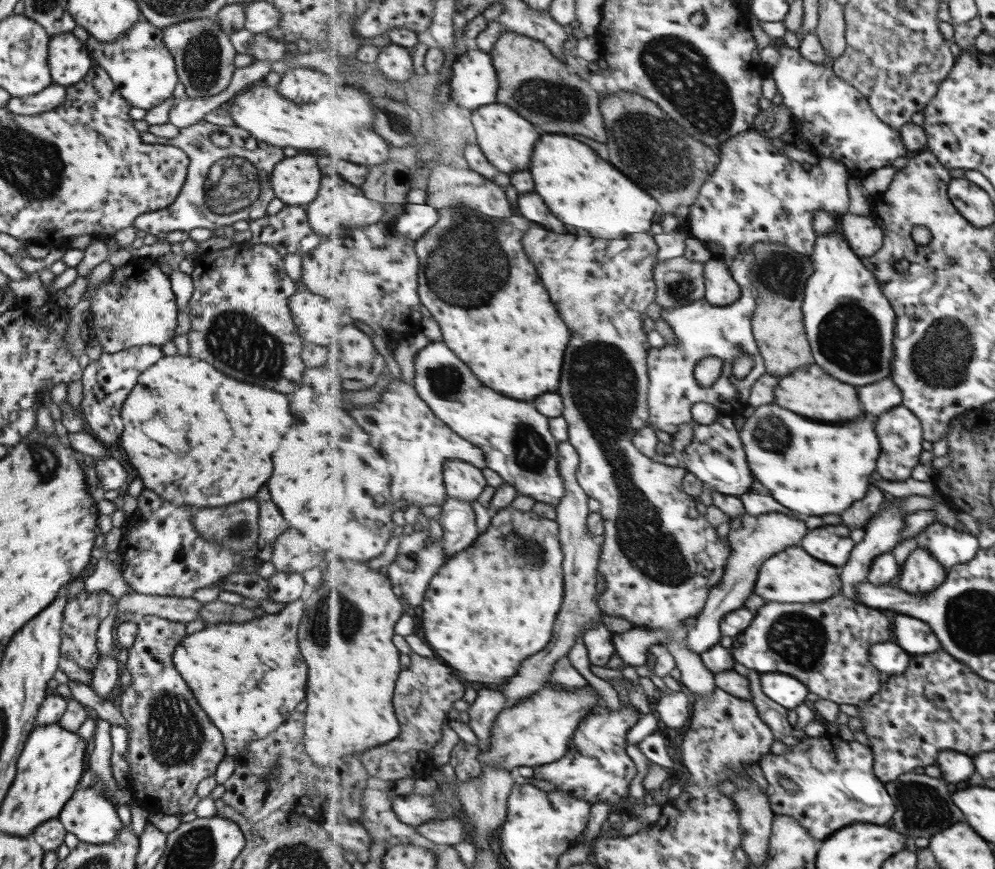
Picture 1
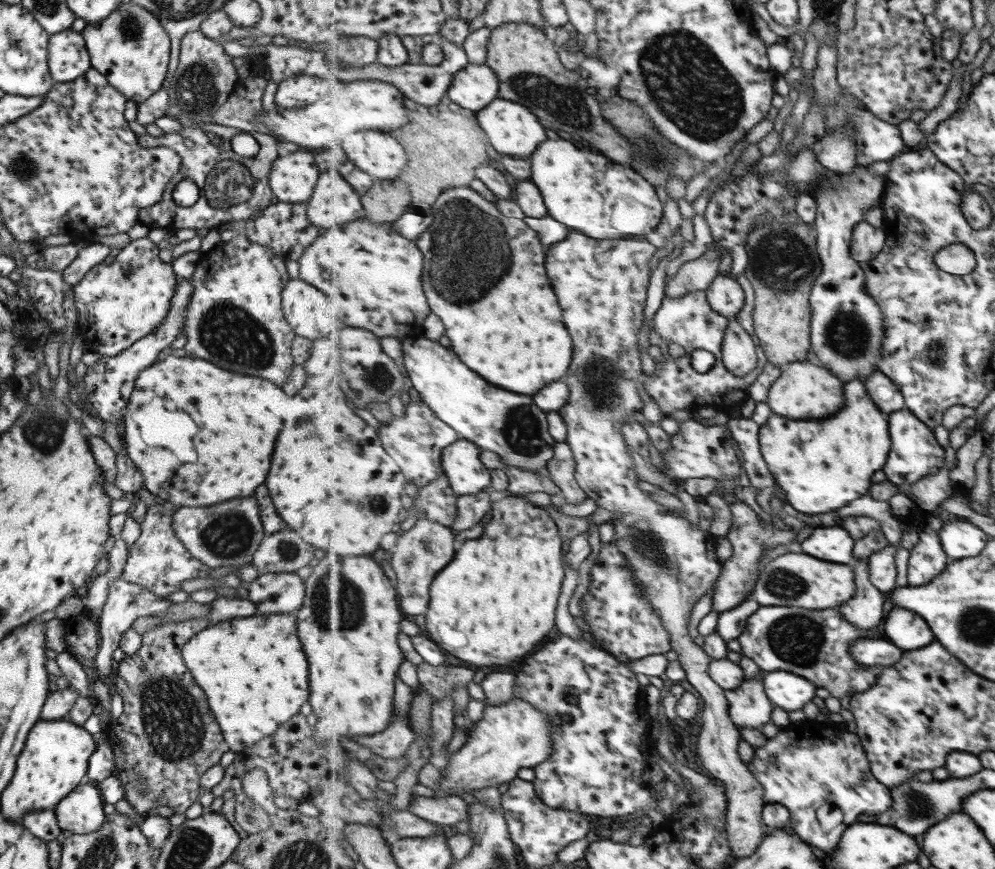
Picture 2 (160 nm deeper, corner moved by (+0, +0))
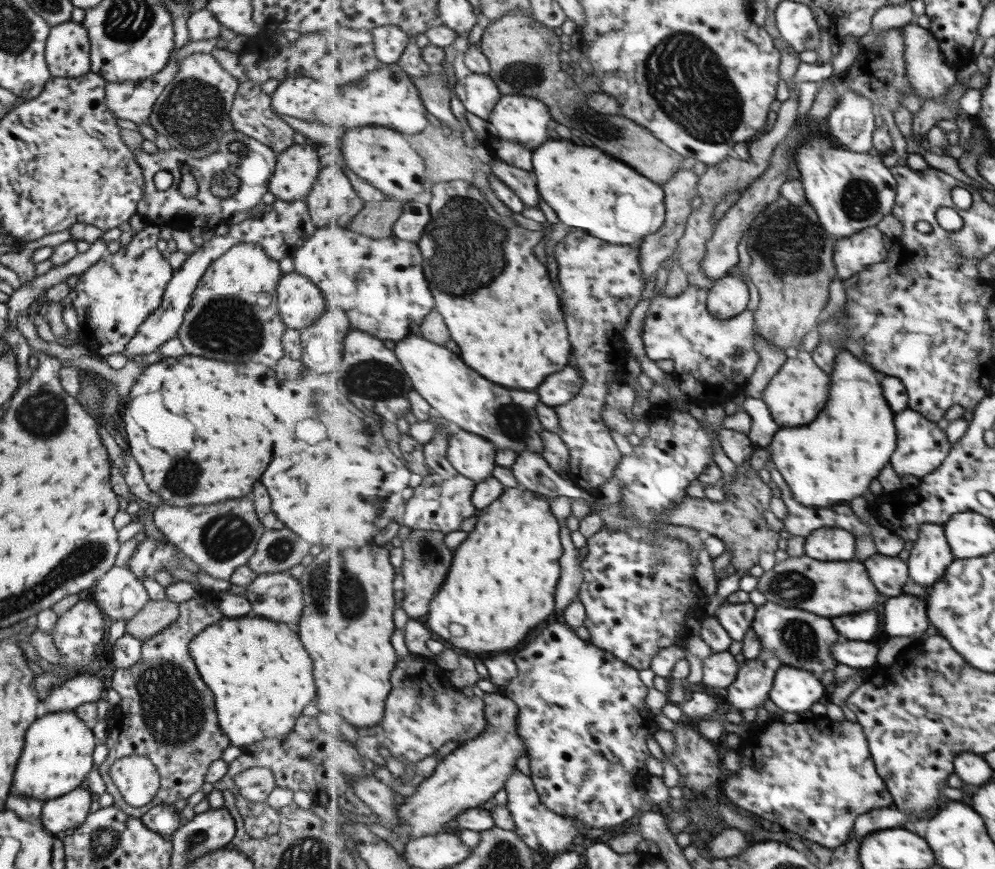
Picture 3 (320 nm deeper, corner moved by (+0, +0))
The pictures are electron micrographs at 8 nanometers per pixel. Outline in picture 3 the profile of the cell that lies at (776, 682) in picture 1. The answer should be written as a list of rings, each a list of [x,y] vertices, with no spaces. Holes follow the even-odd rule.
[[[783,665],[776,674],[770,700],[787,712],[811,710],[825,696],[825,684],[812,671]]]

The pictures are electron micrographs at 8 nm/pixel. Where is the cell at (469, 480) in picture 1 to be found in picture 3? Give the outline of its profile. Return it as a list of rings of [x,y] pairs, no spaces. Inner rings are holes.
[[[458,428],[458,431],[450,436],[450,445],[448,448],[448,459],[465,477],[474,480],[477,484],[483,482],[489,477],[493,477],[494,470],[497,467],[496,458],[498,448],[494,442],[479,434],[473,434],[467,430]]]

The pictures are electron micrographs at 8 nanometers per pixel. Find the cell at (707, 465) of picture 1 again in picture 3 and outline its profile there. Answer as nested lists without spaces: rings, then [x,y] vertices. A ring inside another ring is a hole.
[[[651,404],[648,418],[649,435],[642,438],[639,445],[633,446],[633,451],[624,456],[615,472],[616,478],[622,483],[619,508],[622,517],[627,518],[628,525],[618,531],[603,526],[587,539],[588,553],[581,562],[584,581],[577,598],[585,608],[583,626],[590,633],[589,640],[592,644],[612,652],[637,671],[651,669],[653,658],[662,649],[678,645],[684,639],[689,607],[695,607],[695,604],[699,606],[707,597],[697,584],[695,567],[693,568],[693,560],[689,556],[689,544],[655,530],[655,524],[662,522],[660,514],[685,500],[691,482],[699,479],[715,458],[715,442],[702,430],[697,415],[672,404]]]

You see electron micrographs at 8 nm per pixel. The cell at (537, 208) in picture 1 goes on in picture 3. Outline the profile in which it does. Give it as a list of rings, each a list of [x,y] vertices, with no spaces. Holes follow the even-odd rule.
[[[492,147],[490,150],[492,163],[488,168],[489,173],[497,176],[505,185],[520,195],[521,200],[524,200],[527,207],[535,208],[534,206],[539,204],[539,190],[537,190],[537,180],[531,178],[531,172],[499,160],[492,153]]]

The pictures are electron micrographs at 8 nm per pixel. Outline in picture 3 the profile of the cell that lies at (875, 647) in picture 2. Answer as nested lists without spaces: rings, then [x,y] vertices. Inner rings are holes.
[[[843,638],[833,647],[833,659],[856,670],[874,669],[877,666],[881,640],[878,642],[849,642]]]

